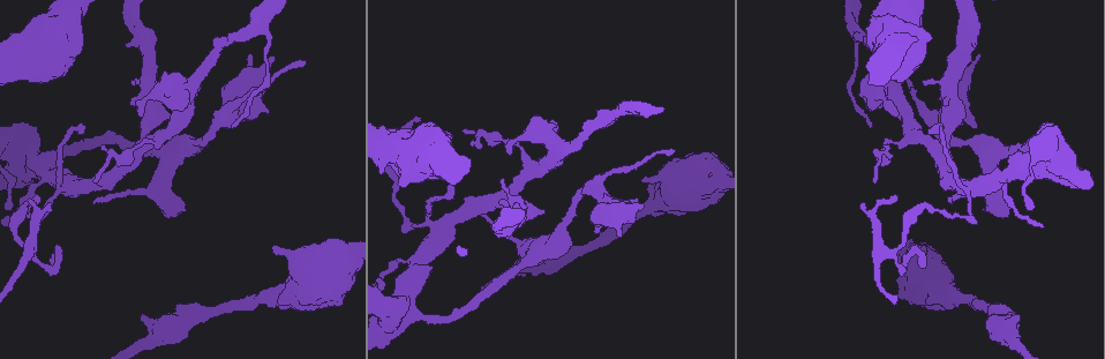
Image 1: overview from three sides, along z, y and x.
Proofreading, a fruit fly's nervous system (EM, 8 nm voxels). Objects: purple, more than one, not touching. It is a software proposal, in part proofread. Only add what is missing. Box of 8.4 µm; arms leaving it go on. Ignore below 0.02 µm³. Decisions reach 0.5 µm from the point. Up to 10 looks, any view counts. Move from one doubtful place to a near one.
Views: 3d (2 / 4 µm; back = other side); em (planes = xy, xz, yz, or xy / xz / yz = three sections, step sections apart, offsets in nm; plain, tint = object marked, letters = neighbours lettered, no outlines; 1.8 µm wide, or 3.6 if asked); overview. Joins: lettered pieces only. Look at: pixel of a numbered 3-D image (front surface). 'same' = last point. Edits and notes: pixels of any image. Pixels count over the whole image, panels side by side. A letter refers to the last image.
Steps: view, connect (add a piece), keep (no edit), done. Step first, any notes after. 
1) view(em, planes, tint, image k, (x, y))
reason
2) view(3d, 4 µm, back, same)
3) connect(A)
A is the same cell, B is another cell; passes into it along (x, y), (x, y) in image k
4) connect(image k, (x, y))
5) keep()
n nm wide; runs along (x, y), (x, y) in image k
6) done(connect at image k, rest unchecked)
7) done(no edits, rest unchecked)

view(em, planes, tint, image 1, (567, 254))
calibre changes

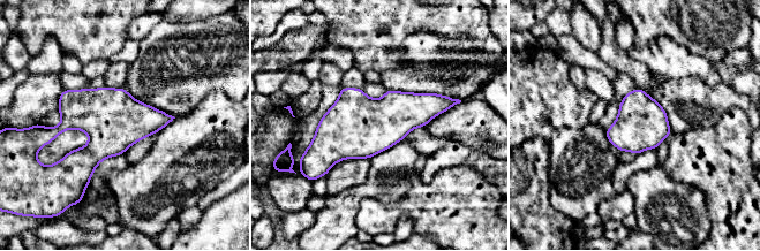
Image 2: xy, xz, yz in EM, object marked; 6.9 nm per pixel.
view(em, planes, letters, same)

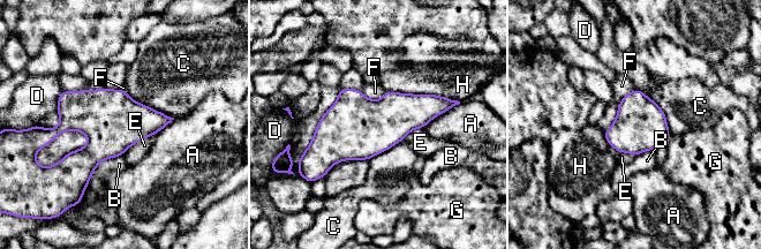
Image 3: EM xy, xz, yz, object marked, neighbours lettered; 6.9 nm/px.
keep()
H touches over 500 nm; A, B, C, D, E, F, G and H are other cells; border along (635, 88), (604, 131) in image 3; no lettered piece goes on from it

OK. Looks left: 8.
view(3d, 2 µm, back, image 1, (396, 180))

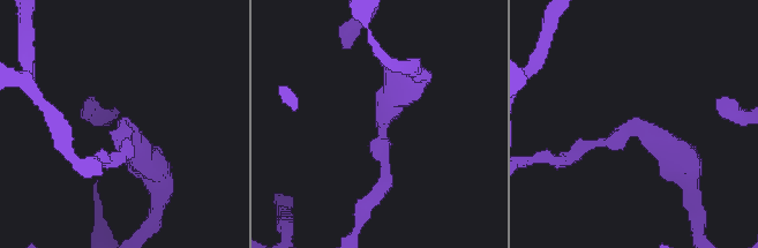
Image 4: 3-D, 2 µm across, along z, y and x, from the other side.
view(em, yz, step 8, tint, image 4, (636, 131))
shape alone is not enough

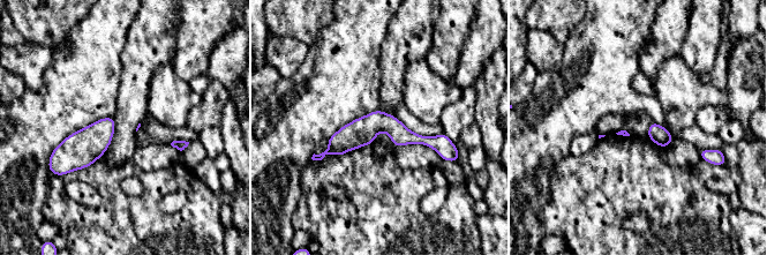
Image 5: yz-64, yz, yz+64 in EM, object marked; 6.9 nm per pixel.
view(em, planes, letters, same)

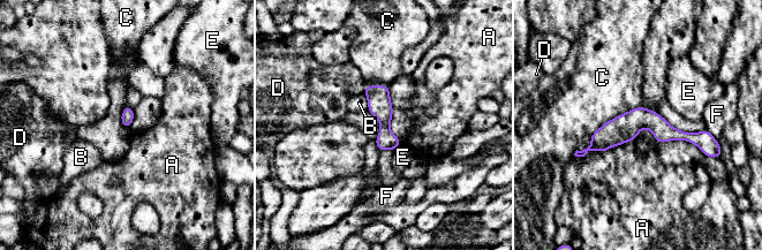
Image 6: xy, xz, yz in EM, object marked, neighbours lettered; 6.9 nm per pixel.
keep()
A touches over 440 nm; A, B, C, D, E and F are other cells; no lettered piece goes on from it

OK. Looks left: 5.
view(3d, 2 µm, image 1, (544, 212))
free end

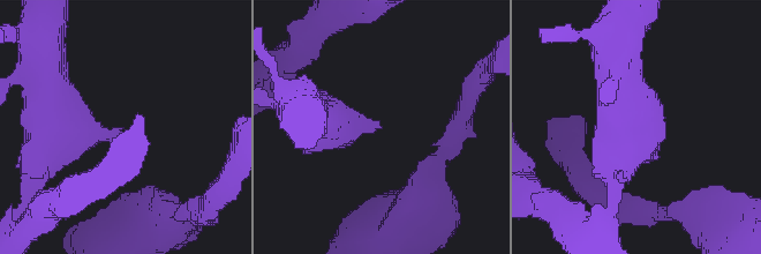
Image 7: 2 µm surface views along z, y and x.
view(em, 3.6 µm, xz, step 16, letters, image 7, (121, 127))

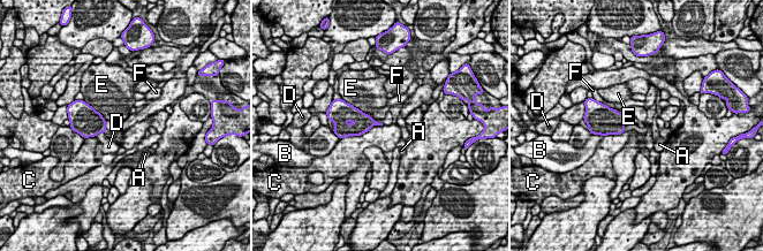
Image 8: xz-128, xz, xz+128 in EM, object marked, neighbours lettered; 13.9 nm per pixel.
view(em, 3.6 µm, planes, letters, same)

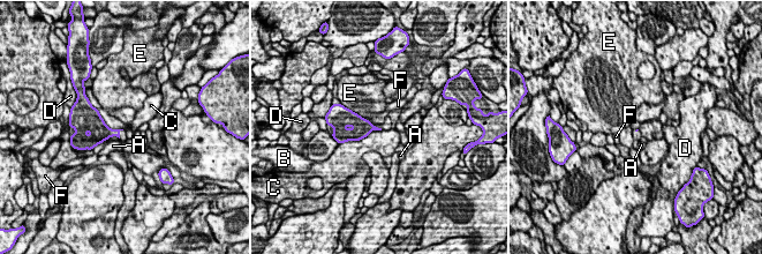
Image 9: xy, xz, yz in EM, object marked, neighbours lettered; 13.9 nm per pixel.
keep()
A, B, C, D, E and F are other cells; border along (371, 131), (342, 143) in image 9; none of them fits

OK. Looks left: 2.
view(em, yz, step 4, tint, image 1, (274, 247))
branch stops here

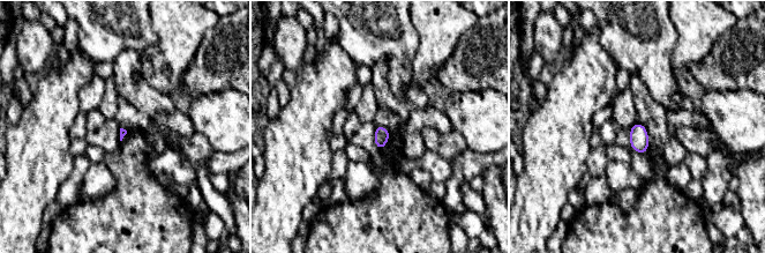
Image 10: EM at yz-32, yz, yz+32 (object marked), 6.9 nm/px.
view(em, planes, letters, same)

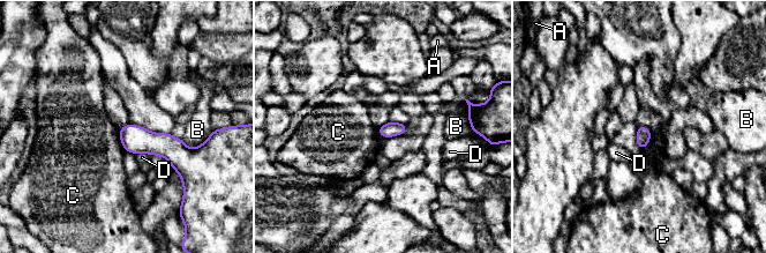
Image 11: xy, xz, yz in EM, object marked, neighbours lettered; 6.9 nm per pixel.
keep()
A, B, C and D are other cells; runs along (122, 131), (134, 139), (189, 154) in image 11; none of them fits

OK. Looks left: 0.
done(no edits, rest unchecked)

